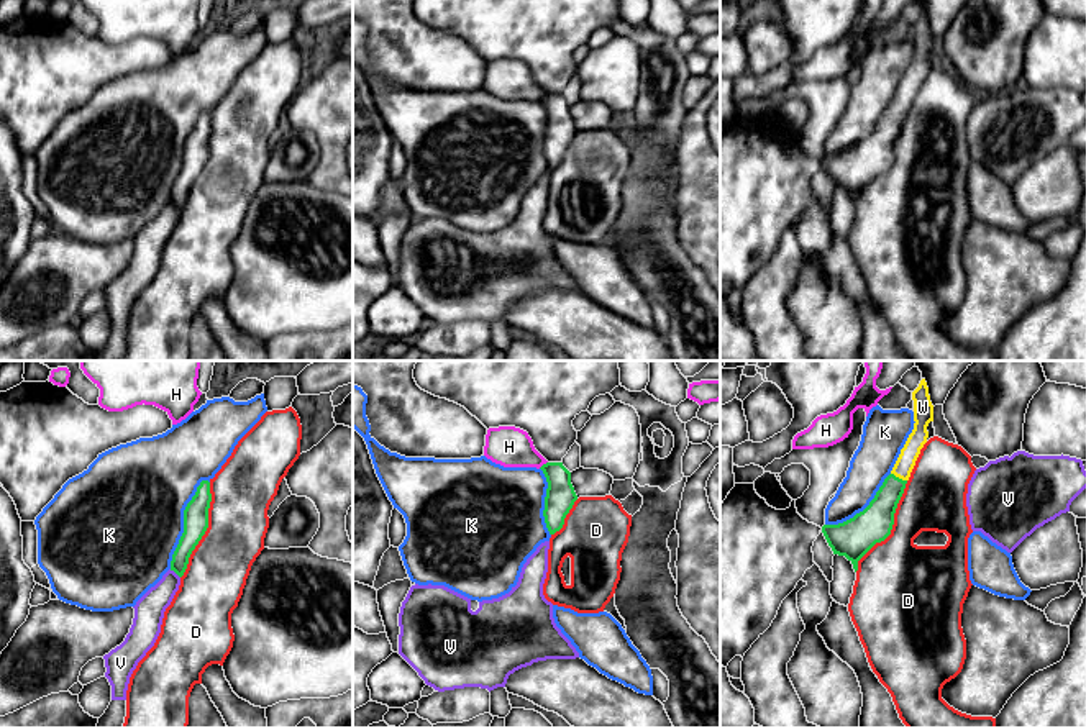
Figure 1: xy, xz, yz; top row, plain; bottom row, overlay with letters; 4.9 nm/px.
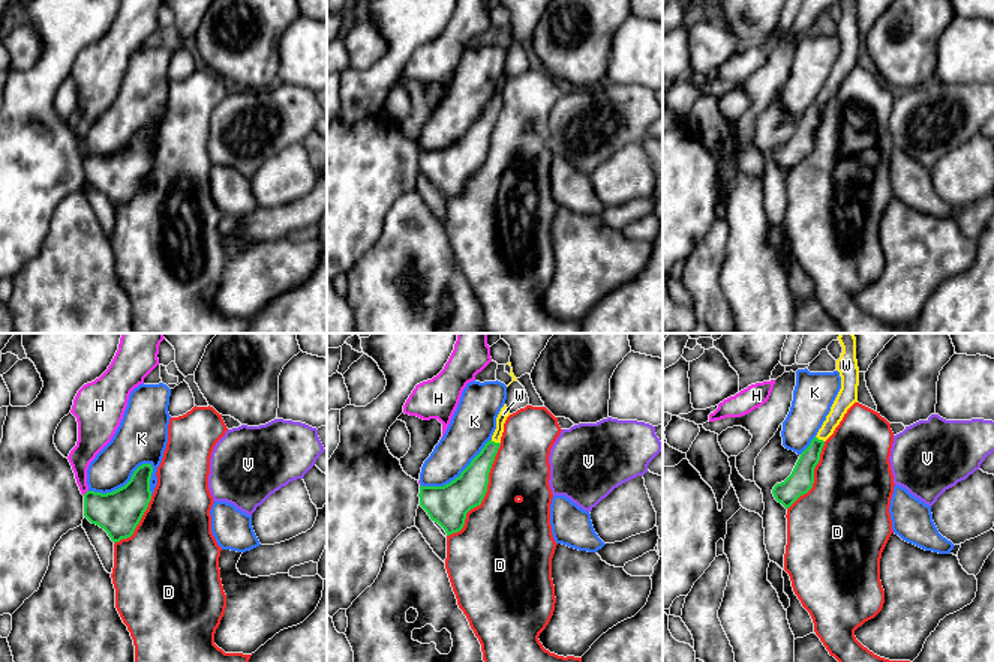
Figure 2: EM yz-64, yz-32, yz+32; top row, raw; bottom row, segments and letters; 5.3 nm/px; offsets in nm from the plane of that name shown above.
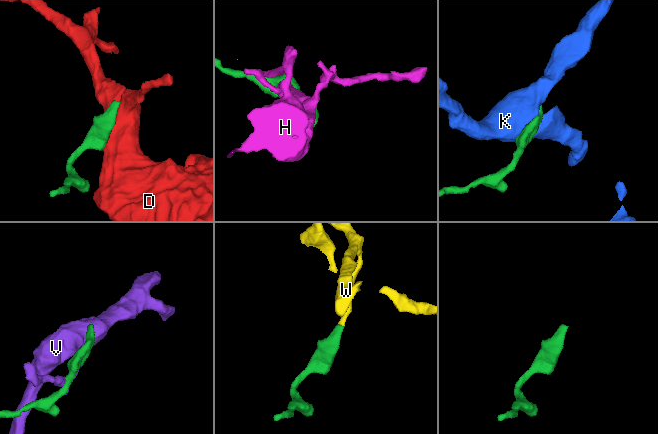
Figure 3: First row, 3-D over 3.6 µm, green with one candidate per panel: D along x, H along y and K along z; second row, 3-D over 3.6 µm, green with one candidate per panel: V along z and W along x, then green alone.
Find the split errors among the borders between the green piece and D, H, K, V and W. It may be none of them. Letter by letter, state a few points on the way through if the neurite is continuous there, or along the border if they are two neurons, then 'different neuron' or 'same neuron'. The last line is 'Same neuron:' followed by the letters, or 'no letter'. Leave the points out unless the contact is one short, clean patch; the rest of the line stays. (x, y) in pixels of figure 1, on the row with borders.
D: different neuron
H: different neuron
K: different neuron
V: border xy (169, 569), (179, 577); different neuron
W: way yz (875, 522), (898, 477), (906, 461); same neuron
Same neuron: W

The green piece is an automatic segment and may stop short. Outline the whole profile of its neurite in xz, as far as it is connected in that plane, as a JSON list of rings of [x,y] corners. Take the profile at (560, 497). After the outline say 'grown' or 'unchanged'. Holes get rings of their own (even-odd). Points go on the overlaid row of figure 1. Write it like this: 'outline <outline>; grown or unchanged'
outline [[[546,462],[540,469],[548,482],[543,516],[550,535],[554,535],[563,528],[577,495],[571,484],[571,472],[563,462]]]; unchanged

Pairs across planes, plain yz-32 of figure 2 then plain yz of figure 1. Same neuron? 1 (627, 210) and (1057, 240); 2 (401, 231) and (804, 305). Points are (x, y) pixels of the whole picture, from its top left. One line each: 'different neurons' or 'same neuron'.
1: different neurons
2: different neurons

